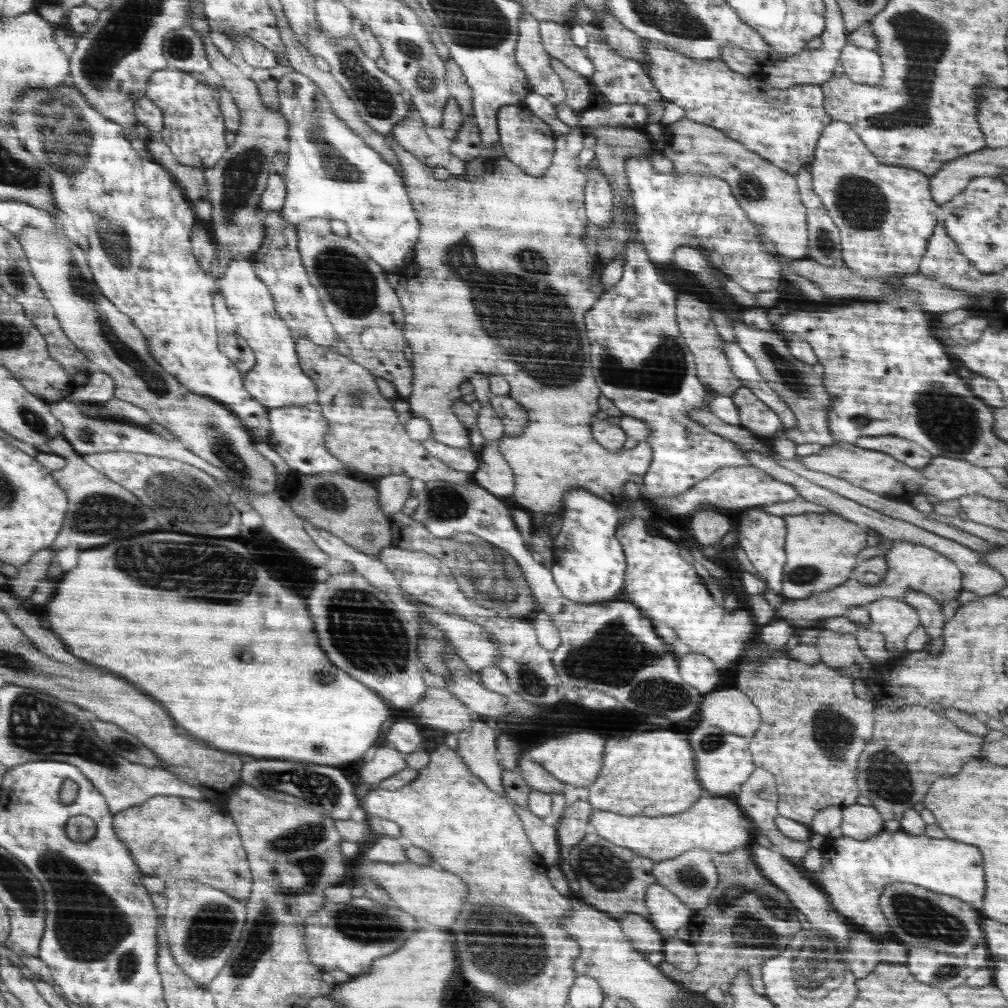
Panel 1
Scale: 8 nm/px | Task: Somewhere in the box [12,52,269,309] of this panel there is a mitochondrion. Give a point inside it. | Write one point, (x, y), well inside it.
(57, 123)

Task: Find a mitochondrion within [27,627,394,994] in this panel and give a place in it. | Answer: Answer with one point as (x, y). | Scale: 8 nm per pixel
(88, 925)

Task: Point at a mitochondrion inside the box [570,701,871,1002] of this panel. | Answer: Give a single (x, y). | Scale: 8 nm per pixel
(833, 730)

